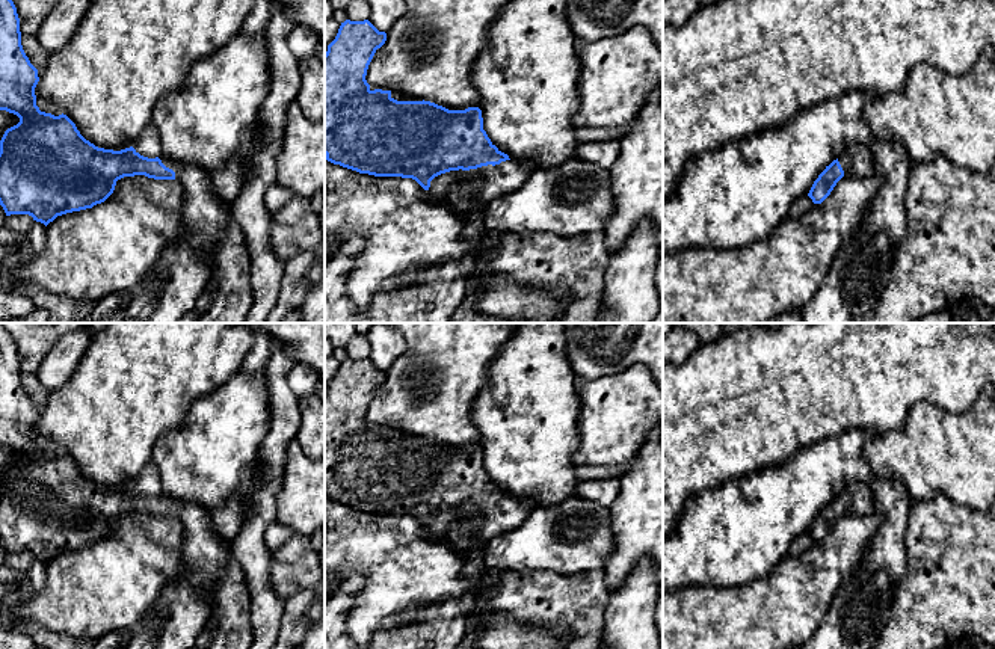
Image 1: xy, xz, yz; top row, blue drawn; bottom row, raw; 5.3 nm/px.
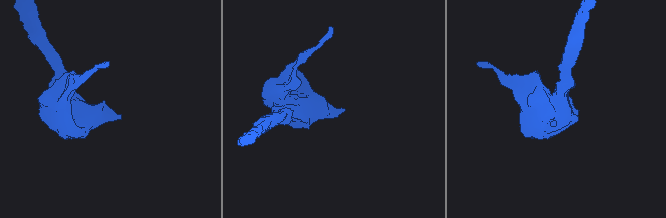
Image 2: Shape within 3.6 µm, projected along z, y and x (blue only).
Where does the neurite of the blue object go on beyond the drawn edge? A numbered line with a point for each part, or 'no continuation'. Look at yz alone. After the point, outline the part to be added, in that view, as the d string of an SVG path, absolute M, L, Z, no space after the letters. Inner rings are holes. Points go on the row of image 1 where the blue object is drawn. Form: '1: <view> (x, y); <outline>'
1: yz (858, 160); M852 145L839 157L838 161L844 175L870 178L876 175L876 160L870 145Z

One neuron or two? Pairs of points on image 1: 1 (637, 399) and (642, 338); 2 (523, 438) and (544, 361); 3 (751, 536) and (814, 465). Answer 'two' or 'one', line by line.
1: two
2: one
3: one

